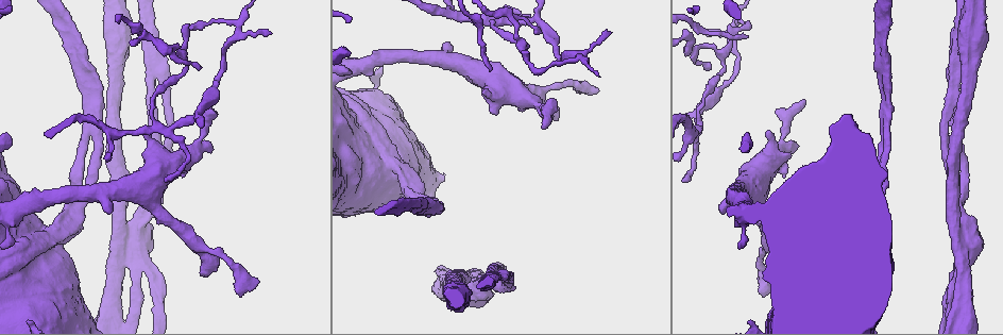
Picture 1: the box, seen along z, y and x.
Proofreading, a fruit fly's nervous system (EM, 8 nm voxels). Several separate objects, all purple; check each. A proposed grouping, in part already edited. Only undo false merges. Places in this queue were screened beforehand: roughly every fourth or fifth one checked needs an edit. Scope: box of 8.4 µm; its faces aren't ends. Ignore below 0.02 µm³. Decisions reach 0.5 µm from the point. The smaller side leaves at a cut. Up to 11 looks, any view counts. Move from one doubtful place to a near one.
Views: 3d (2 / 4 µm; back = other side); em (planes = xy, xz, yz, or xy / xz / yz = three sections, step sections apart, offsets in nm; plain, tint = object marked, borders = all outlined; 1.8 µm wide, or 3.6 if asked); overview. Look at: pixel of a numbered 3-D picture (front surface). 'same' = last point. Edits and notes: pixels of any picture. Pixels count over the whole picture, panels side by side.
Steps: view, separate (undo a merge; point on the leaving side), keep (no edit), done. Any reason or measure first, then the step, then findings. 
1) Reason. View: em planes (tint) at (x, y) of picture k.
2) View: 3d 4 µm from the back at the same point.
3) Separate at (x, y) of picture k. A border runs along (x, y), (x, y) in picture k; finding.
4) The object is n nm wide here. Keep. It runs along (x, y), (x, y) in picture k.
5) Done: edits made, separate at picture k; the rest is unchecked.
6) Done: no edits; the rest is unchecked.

Branch point. View: 3d 2 µm from the back at (152, 128) of picture 1.

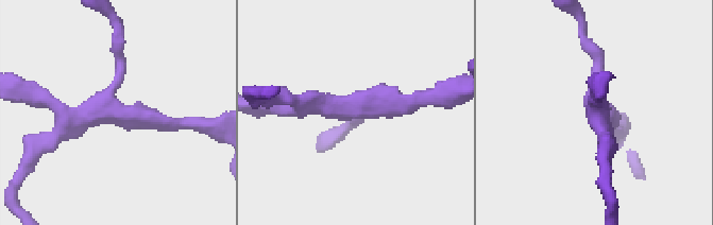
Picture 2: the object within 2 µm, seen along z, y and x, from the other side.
View: em planes (borders) at (599, 115) of picture 2.

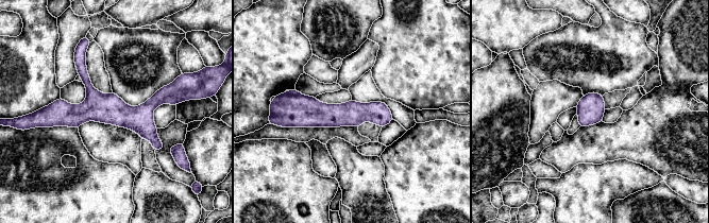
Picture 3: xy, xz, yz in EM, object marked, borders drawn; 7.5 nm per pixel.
Keep. It runs along (175, 97), (142, 113), (50, 107) in picture 3; one neuron here.

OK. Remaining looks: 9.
Arms part here. View: 3d 2 µm from the back at (75, 57) of picture 1.

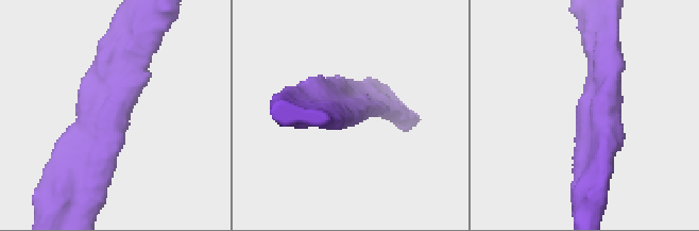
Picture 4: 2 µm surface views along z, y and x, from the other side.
View: em xy step 4 (tint) at (588, 112) of picture 4.

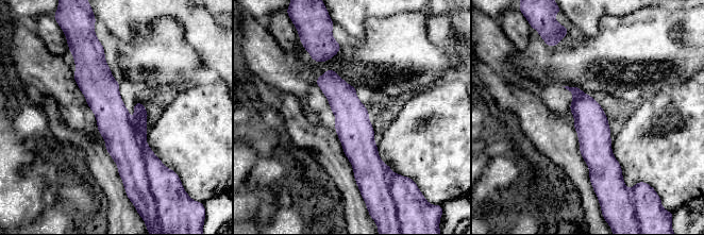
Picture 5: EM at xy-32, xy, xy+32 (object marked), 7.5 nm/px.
Keep. It runs along (98, 54), (126, 179) in picture 5; one neuron here.

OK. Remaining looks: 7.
View: 3d 4 µm at (961, 188) of picture 1.

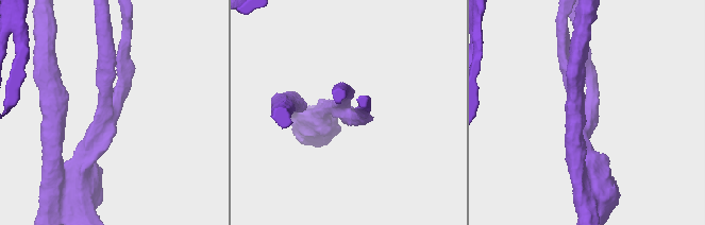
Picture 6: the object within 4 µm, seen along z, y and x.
Now the EM. View: em xz step 4 (tint) at (586, 114) of picture 6.

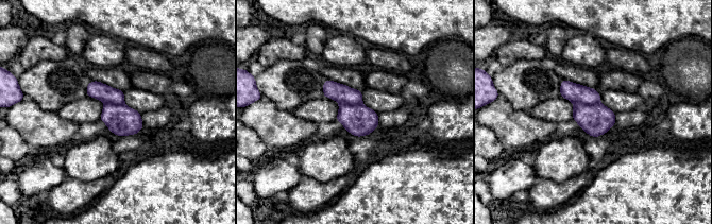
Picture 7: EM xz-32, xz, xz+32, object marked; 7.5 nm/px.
Cut it another way. View: em planes (tint) at the same point.

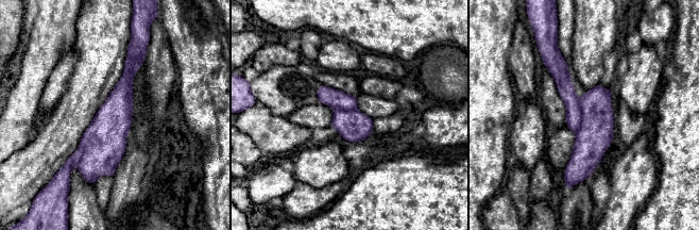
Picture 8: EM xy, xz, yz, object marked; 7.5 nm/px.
Separate at (595, 133) of picture 8. The part that leaves runs along (134, 56), (119, 105), (89, 176) in picture 8; two neurons meet here.

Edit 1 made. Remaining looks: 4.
Two arms at a narrow angle. View: em yz step 4 (tint) at (77, 176) of picture 1.

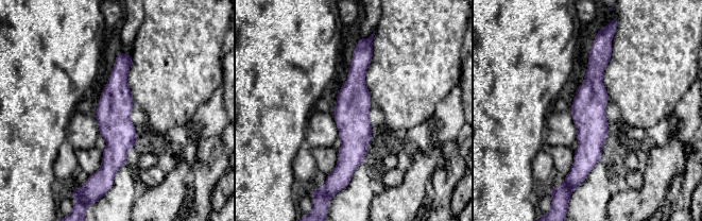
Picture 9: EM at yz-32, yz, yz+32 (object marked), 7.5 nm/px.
View: em planes (tint) at the same point.

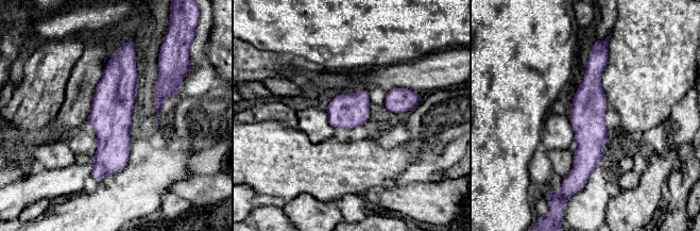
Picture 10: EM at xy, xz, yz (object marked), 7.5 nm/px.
The object is 260 nm wide here. Keep. It runs along (595, 49), (584, 177) in picture 10; continuous, no second neuron.

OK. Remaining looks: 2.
Done: edits made, separate at picture 8; the rest is unchecked.

